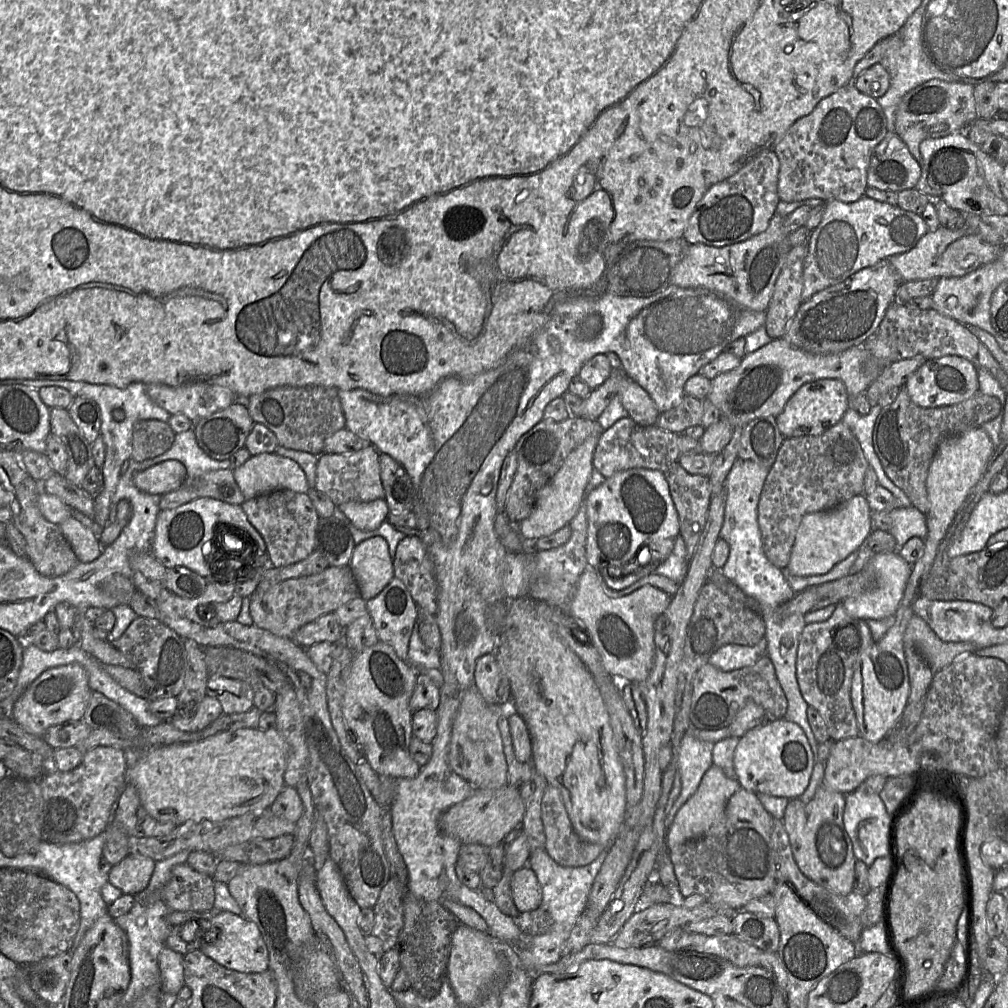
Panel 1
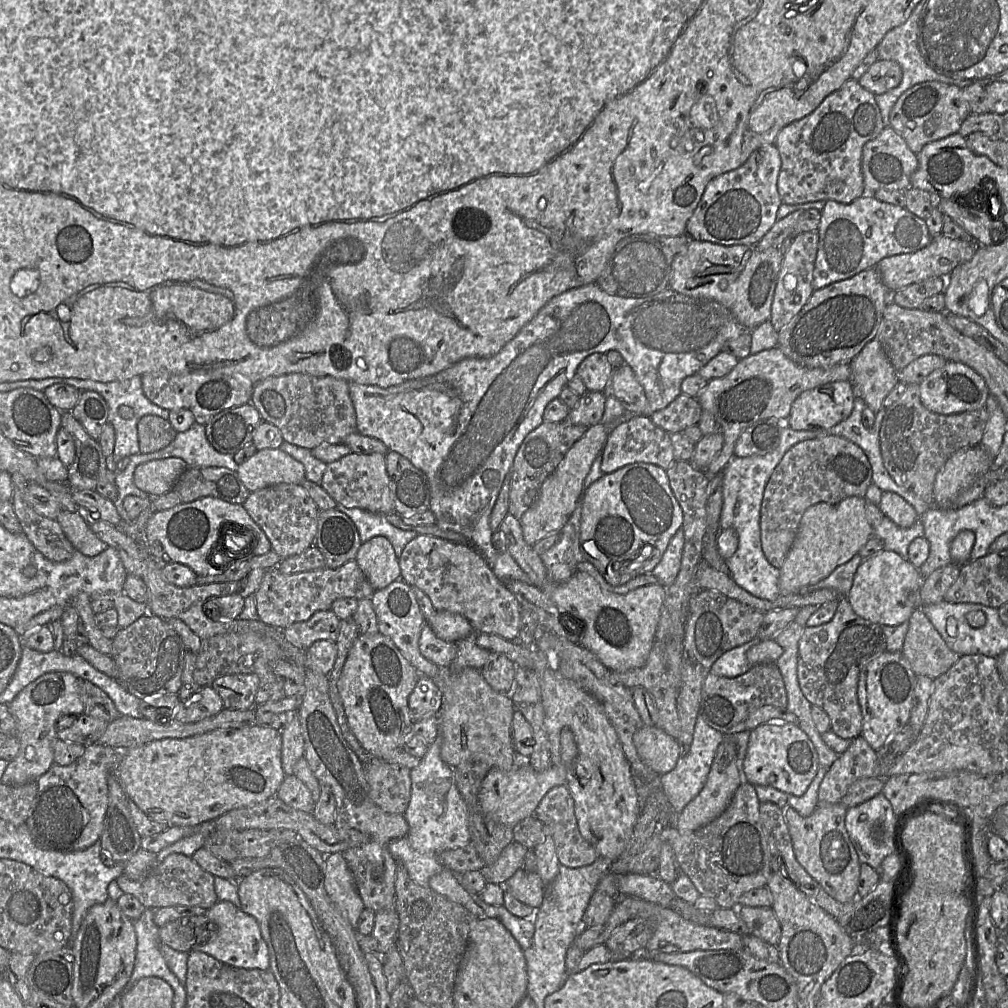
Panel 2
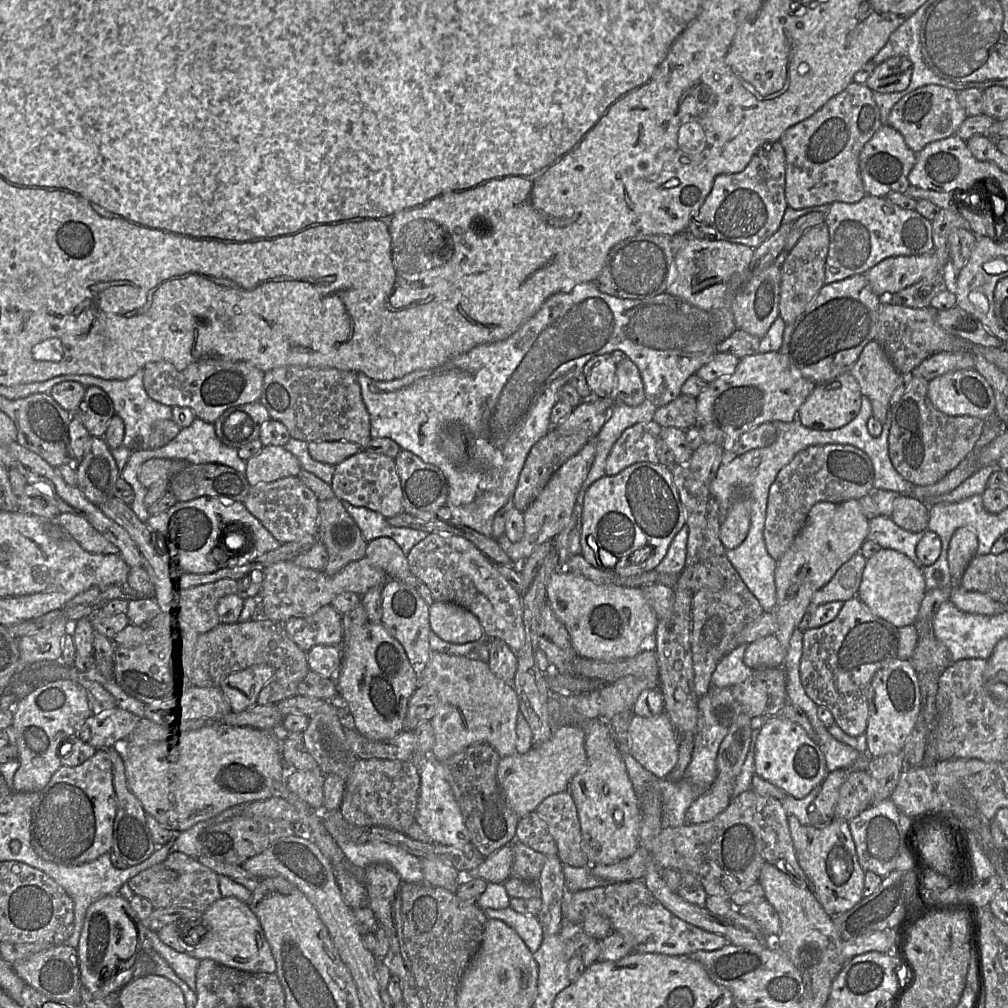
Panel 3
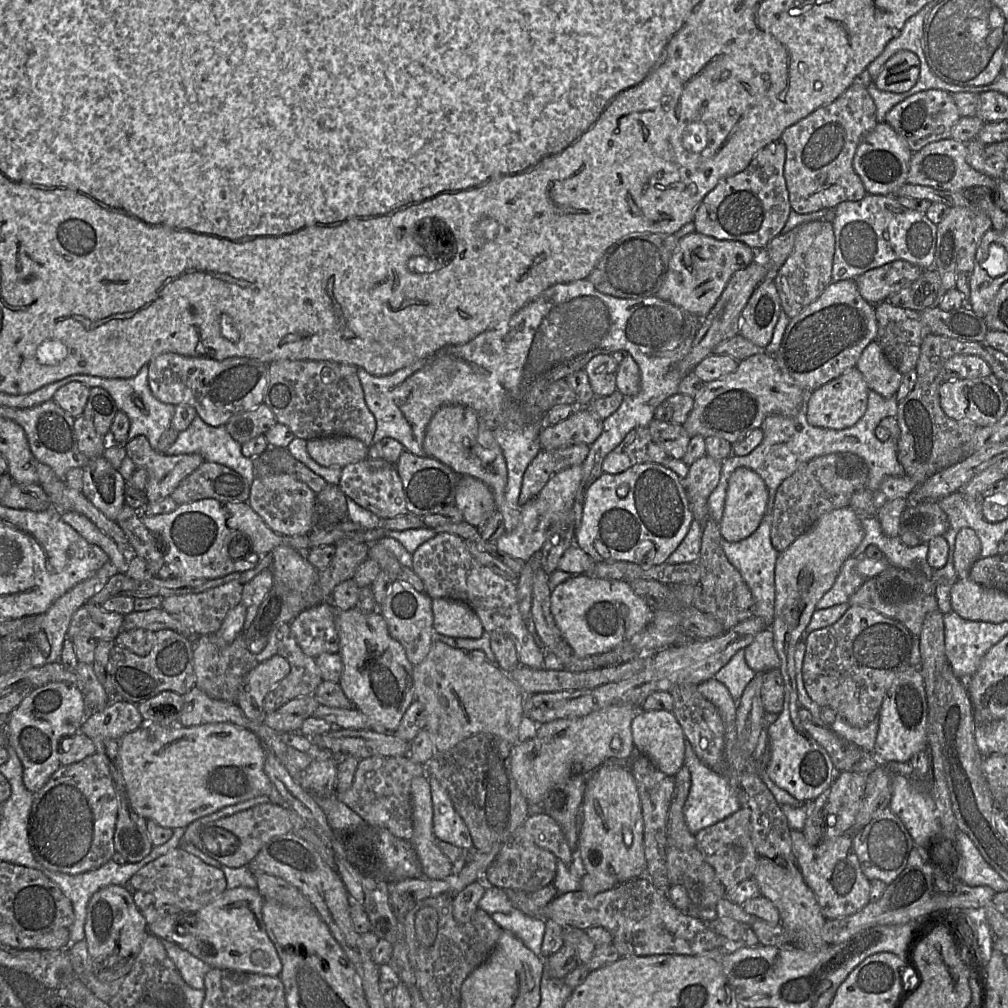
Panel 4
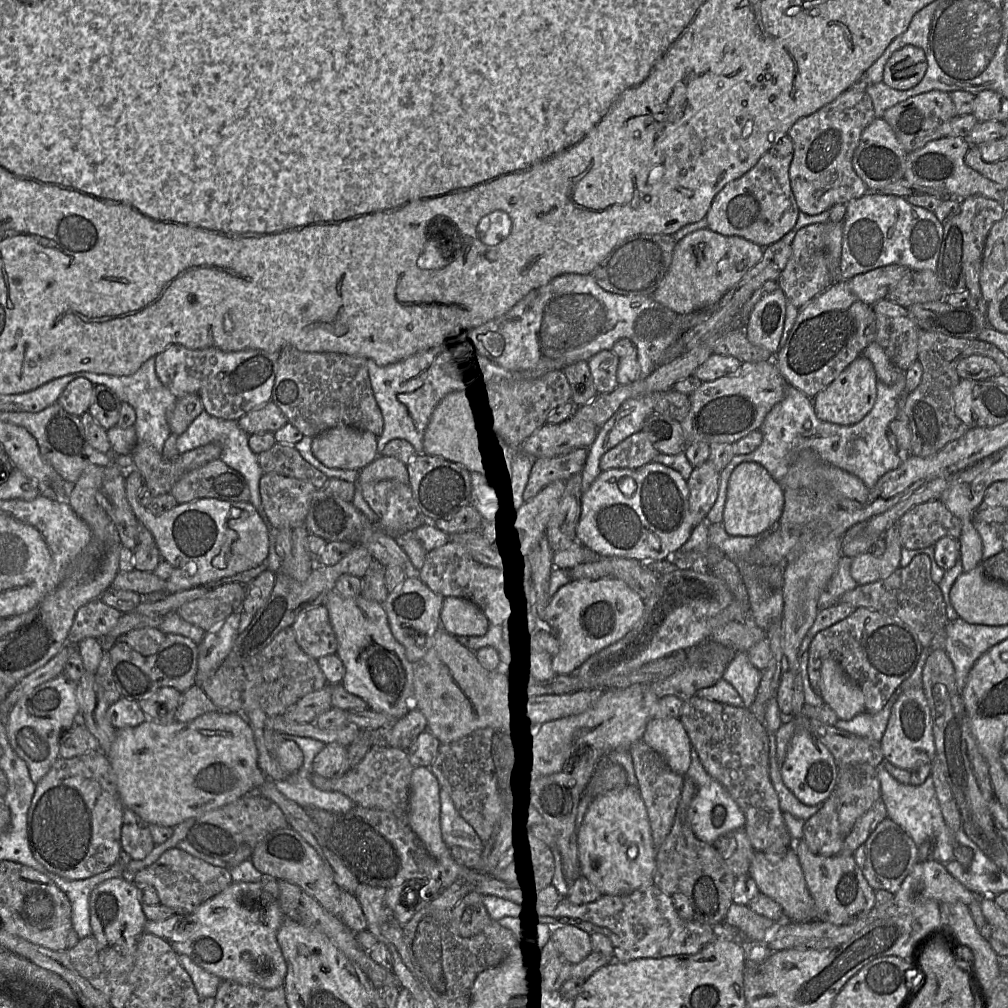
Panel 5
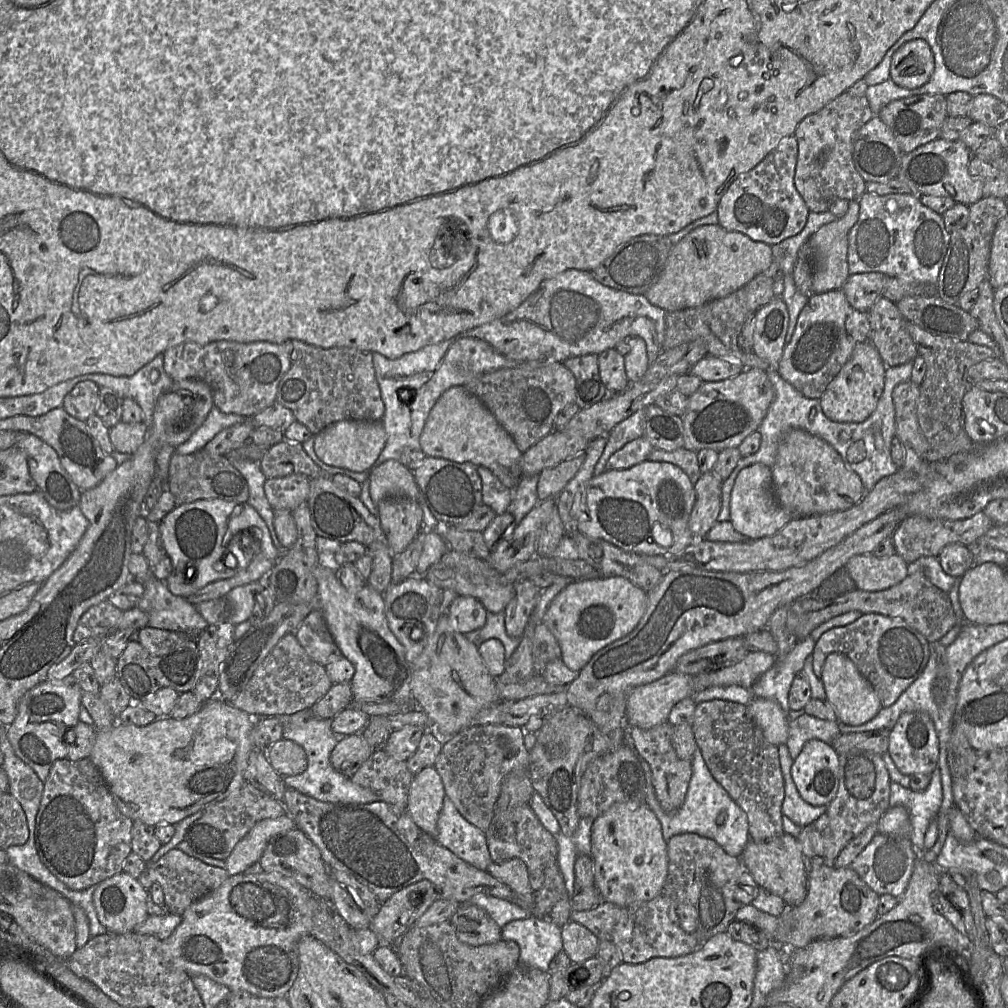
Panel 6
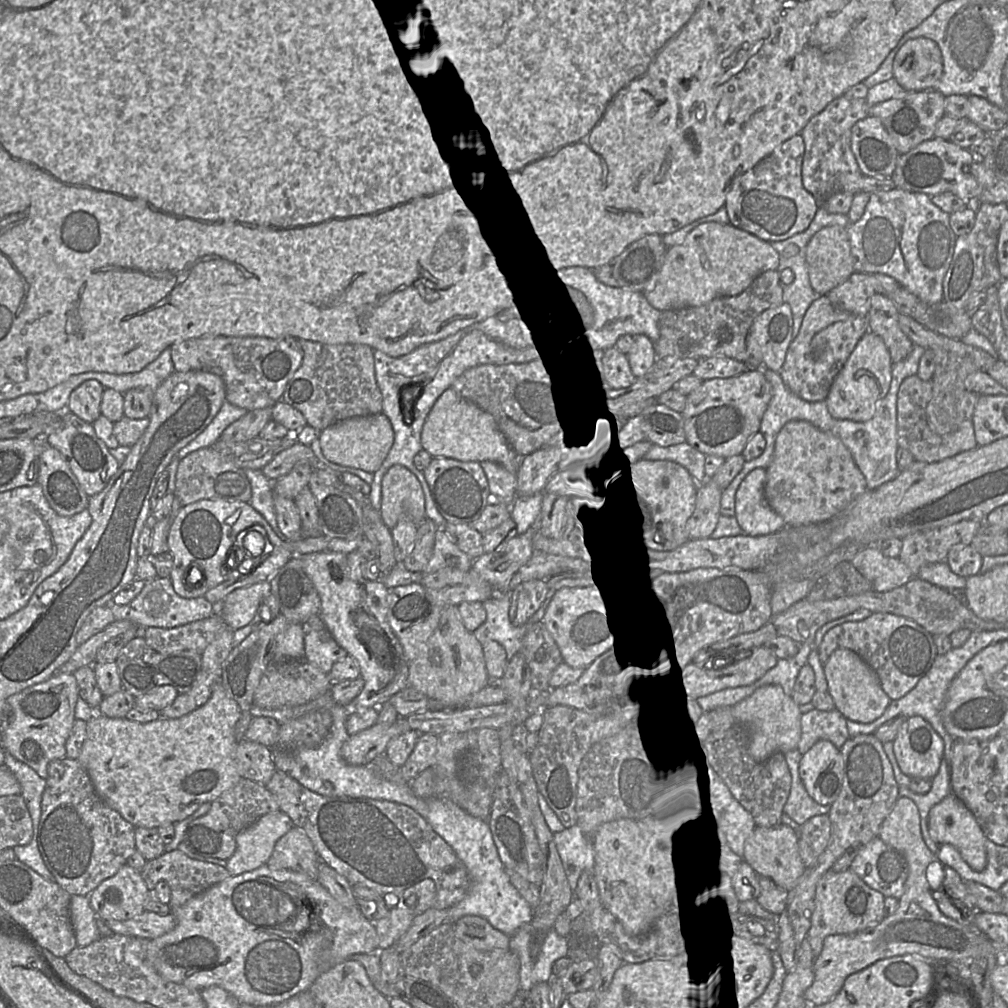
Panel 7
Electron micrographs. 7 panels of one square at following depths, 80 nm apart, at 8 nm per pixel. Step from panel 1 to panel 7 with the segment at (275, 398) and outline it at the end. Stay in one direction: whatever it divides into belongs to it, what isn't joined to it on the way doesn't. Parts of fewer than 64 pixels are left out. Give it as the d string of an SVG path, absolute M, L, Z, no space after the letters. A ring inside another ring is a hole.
M298 339L303 351L300 367L286 383L281 400L299 410L307 424L320 431L331 424L355 417L381 413L382 394L375 377L373 349L366 344L325 344L306 339Z

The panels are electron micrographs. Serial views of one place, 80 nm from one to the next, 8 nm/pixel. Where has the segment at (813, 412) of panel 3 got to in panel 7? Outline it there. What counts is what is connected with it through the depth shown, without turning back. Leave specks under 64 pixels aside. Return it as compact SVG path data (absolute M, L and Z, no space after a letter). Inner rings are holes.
M868 331L856 344L835 377L825 399L830 415L836 419L865 422L871 419L876 405L888 392L893 362L883 339Z

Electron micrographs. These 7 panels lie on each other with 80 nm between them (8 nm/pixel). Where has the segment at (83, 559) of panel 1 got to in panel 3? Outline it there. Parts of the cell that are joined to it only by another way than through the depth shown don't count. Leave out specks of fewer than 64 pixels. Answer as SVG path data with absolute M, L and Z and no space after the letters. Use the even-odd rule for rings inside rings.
M60 512L56 522L87 552L102 554L119 553L117 546L108 541L84 517Z

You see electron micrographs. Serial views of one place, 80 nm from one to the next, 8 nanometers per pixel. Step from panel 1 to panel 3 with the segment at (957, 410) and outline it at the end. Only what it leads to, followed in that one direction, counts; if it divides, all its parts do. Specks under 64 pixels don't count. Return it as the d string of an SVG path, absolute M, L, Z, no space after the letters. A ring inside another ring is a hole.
M914 376L898 403L890 409L891 425L888 435L888 453L896 471L912 485L931 485L938 482L976 448L986 421L975 416L948 416L939 411L927 396L929 381Z

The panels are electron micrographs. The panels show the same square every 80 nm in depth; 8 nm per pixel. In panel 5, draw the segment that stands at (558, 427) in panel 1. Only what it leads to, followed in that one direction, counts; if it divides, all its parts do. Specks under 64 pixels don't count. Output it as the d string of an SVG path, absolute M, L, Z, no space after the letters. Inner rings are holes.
M577 448L566 454L551 458L537 458L525 488L526 501L534 498L544 487L558 480L567 481L572 475L580 473L588 457L588 449Z

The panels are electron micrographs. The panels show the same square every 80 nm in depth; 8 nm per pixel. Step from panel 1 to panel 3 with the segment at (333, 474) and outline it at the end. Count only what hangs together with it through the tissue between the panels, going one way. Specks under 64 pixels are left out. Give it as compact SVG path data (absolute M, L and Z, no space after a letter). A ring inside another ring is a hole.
M362 449L335 465L330 484L334 494L342 501L356 507L365 507L378 512L386 518L403 513L403 495L399 476L393 458L370 454Z

